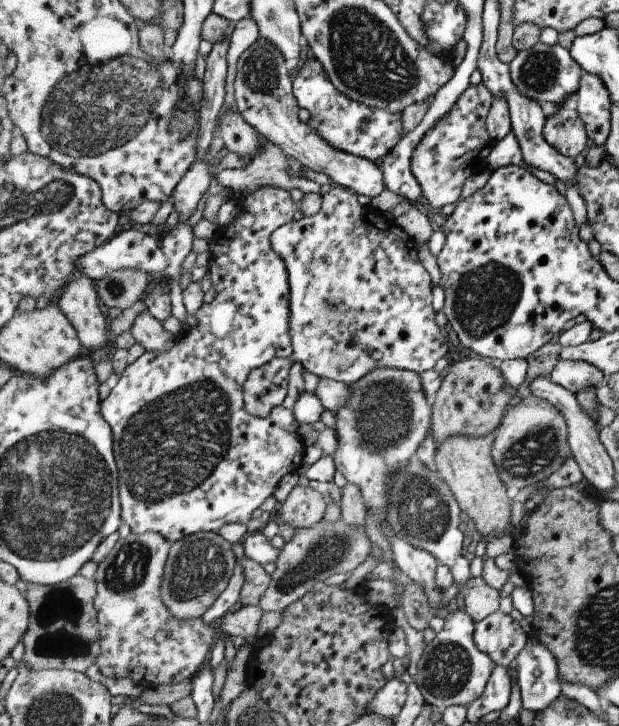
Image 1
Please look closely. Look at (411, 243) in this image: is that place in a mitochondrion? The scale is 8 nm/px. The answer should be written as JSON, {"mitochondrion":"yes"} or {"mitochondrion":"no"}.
{"mitochondrion":"no"}

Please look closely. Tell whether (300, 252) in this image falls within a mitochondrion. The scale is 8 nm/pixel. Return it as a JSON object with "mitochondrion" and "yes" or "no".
{"mitochondrion":"no"}

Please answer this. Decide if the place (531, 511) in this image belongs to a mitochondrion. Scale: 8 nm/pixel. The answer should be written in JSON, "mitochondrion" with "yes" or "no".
{"mitochondrion":"no"}

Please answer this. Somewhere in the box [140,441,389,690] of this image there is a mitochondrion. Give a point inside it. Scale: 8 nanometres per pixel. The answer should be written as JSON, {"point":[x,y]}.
{"point":[200,564]}

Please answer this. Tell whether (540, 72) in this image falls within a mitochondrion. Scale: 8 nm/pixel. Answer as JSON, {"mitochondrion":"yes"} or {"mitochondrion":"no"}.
{"mitochondrion":"yes"}

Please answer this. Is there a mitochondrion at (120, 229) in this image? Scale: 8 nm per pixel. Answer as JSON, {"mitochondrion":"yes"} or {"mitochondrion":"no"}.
{"mitochondrion":"no"}

